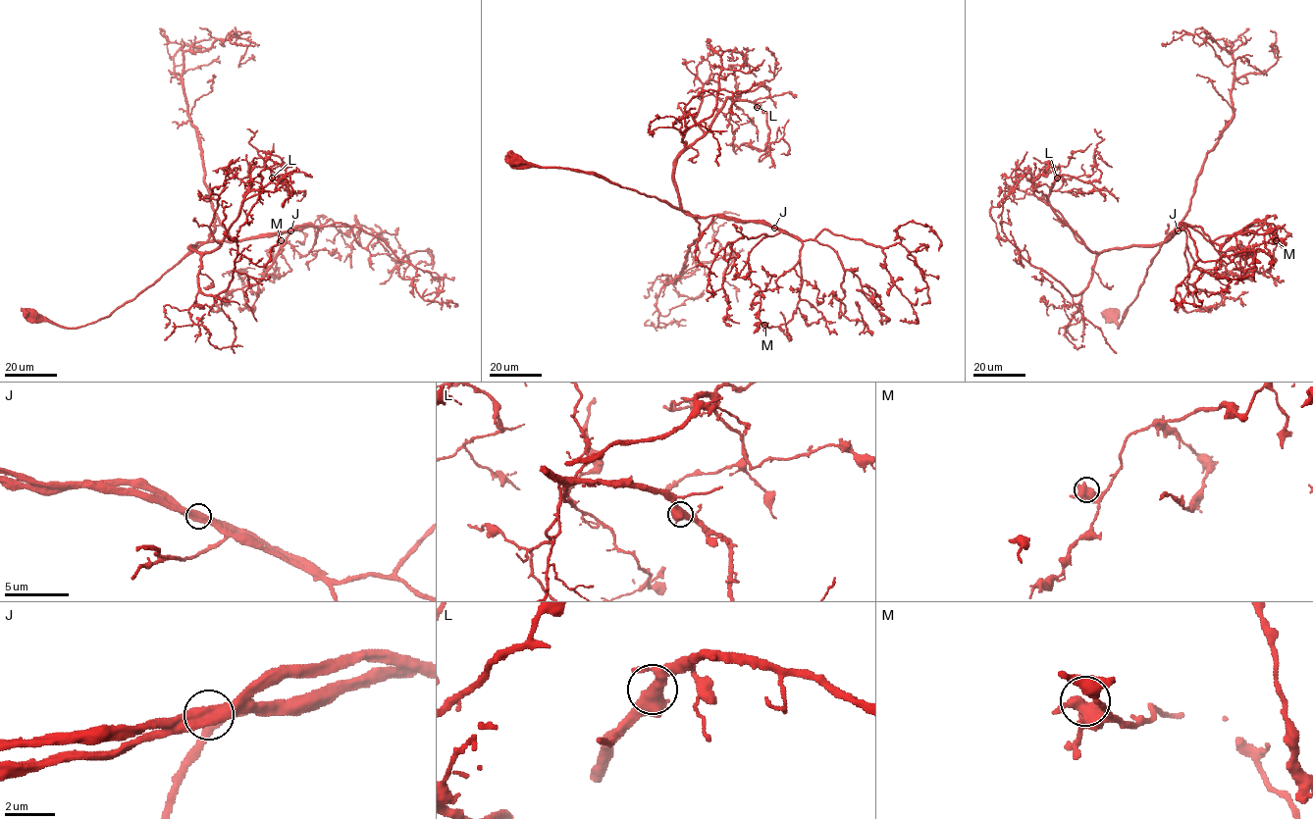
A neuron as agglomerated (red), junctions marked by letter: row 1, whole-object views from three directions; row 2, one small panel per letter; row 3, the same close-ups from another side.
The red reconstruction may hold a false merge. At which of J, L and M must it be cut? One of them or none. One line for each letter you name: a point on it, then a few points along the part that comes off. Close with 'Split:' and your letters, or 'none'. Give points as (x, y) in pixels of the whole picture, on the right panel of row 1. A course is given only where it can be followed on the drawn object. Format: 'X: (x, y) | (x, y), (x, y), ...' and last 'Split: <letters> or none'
J: (1178, 230) | (1178, 230), (1165, 240), (1186, 215), (1204, 158), (1233, 116), (1233, 53), (1204, 39), (1225, 65), (1252, 55)
Split: J

